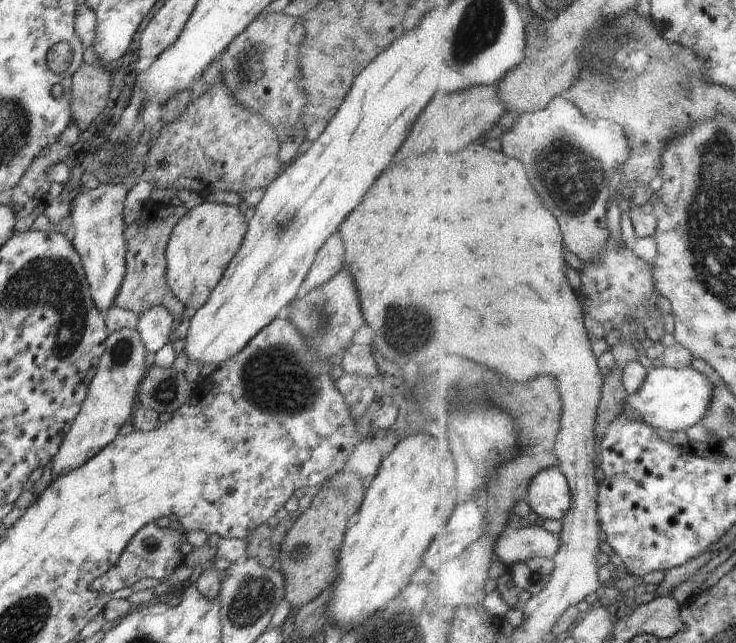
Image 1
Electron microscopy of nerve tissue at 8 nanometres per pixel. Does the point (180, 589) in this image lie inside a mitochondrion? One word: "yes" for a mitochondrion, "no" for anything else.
no

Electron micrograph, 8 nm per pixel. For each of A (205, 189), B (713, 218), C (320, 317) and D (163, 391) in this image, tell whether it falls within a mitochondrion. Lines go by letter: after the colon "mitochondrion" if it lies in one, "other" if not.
A: other
B: mitochondrion
C: mitochondrion
D: mitochondrion

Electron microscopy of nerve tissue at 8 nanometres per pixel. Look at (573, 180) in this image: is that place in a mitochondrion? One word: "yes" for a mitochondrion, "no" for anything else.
yes

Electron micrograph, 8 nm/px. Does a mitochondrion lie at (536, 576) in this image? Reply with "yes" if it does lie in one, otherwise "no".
yes

